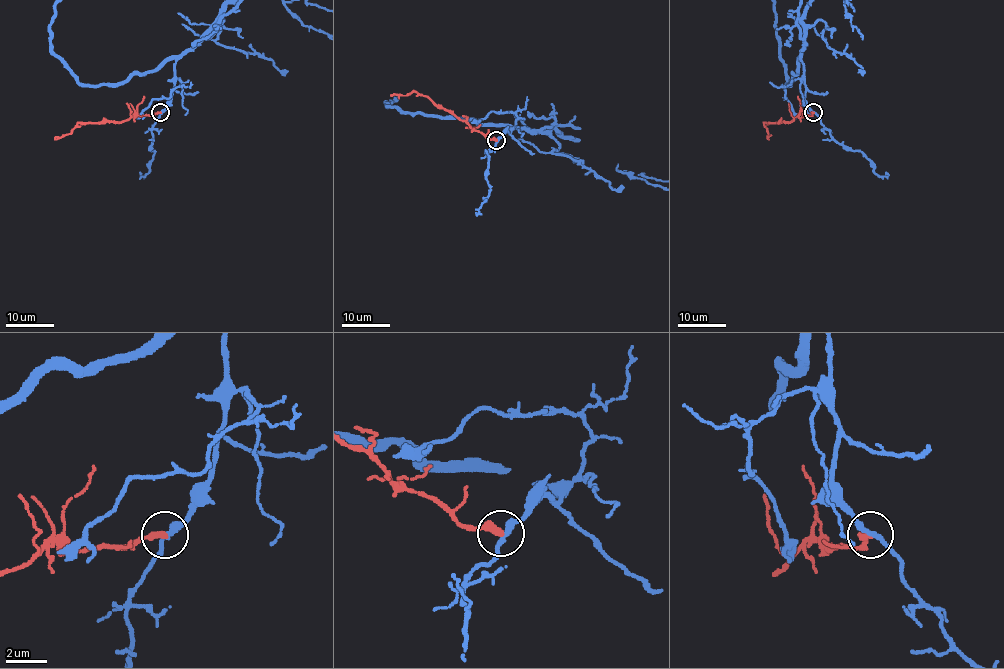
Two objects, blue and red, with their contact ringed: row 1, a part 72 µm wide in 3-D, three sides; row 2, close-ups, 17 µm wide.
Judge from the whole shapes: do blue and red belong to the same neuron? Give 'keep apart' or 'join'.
keep apart

